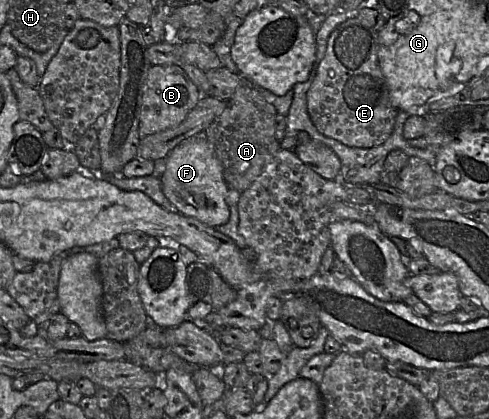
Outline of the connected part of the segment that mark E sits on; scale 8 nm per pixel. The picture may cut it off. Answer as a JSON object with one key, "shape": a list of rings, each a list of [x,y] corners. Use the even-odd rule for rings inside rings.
{"shape":[[[357,16],[336,27],[325,55],[316,62],[307,91],[308,114],[317,130],[344,145],[371,148],[391,135],[398,110],[393,106],[378,60],[378,32]]]}

